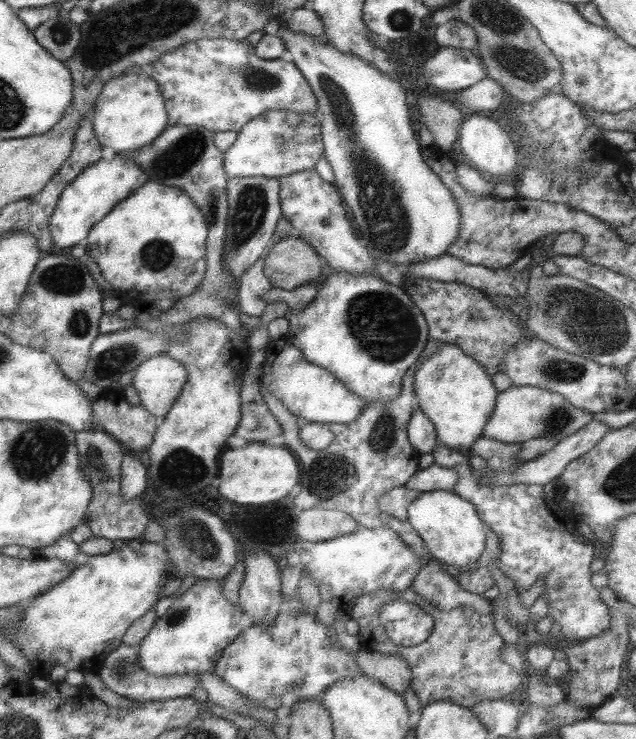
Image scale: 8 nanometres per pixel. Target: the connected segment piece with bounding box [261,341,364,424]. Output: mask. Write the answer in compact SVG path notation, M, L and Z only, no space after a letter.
M288 341L282 348L274 350L274 360L270 364L270 372L261 375L263 387L277 398L294 416L304 418L308 422L324 422L324 424L350 424L361 413L364 404L359 396L352 394L343 382L316 363L308 362L300 349L290 346Z

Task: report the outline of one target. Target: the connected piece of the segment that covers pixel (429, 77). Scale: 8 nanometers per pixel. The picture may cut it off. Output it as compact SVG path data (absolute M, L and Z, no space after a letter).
M441 47L423 63L423 76L427 86L438 90L461 91L486 78L486 69L471 50Z

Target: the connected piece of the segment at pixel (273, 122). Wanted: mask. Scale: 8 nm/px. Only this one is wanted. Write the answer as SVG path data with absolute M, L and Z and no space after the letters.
M267 110L245 124L236 141L224 152L224 173L228 179L262 177L277 181L284 176L312 170L324 158L321 118L314 114L292 114L287 110Z

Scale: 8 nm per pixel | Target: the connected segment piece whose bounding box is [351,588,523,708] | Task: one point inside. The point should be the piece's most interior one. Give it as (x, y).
(460, 662)

